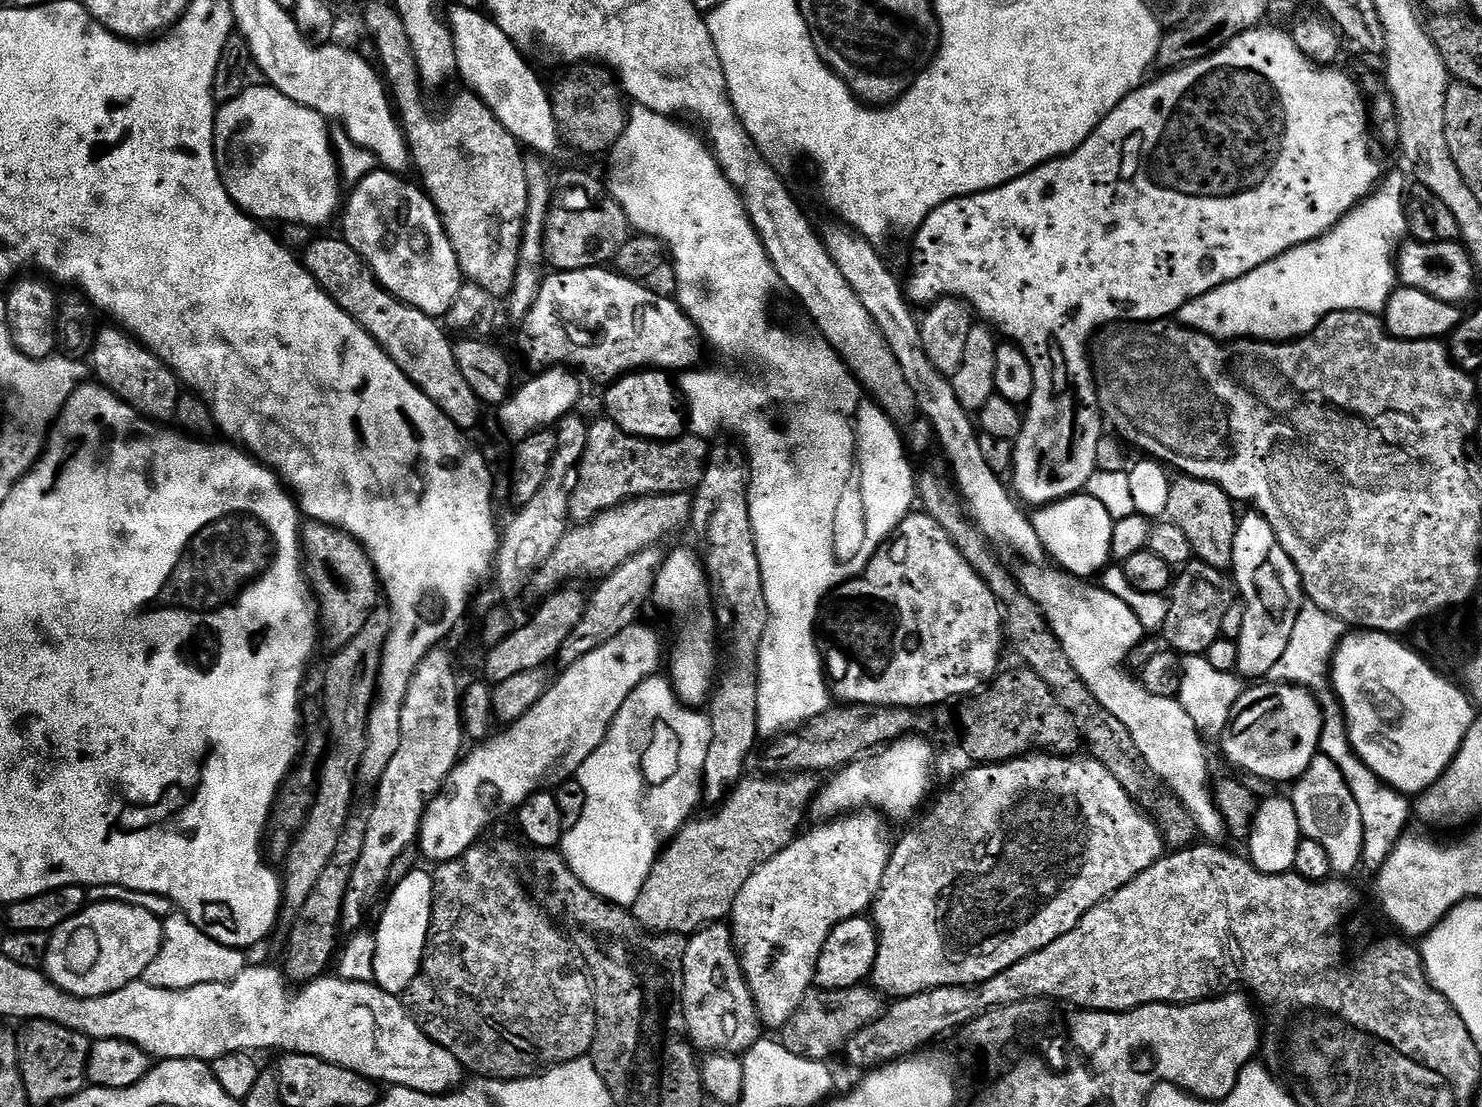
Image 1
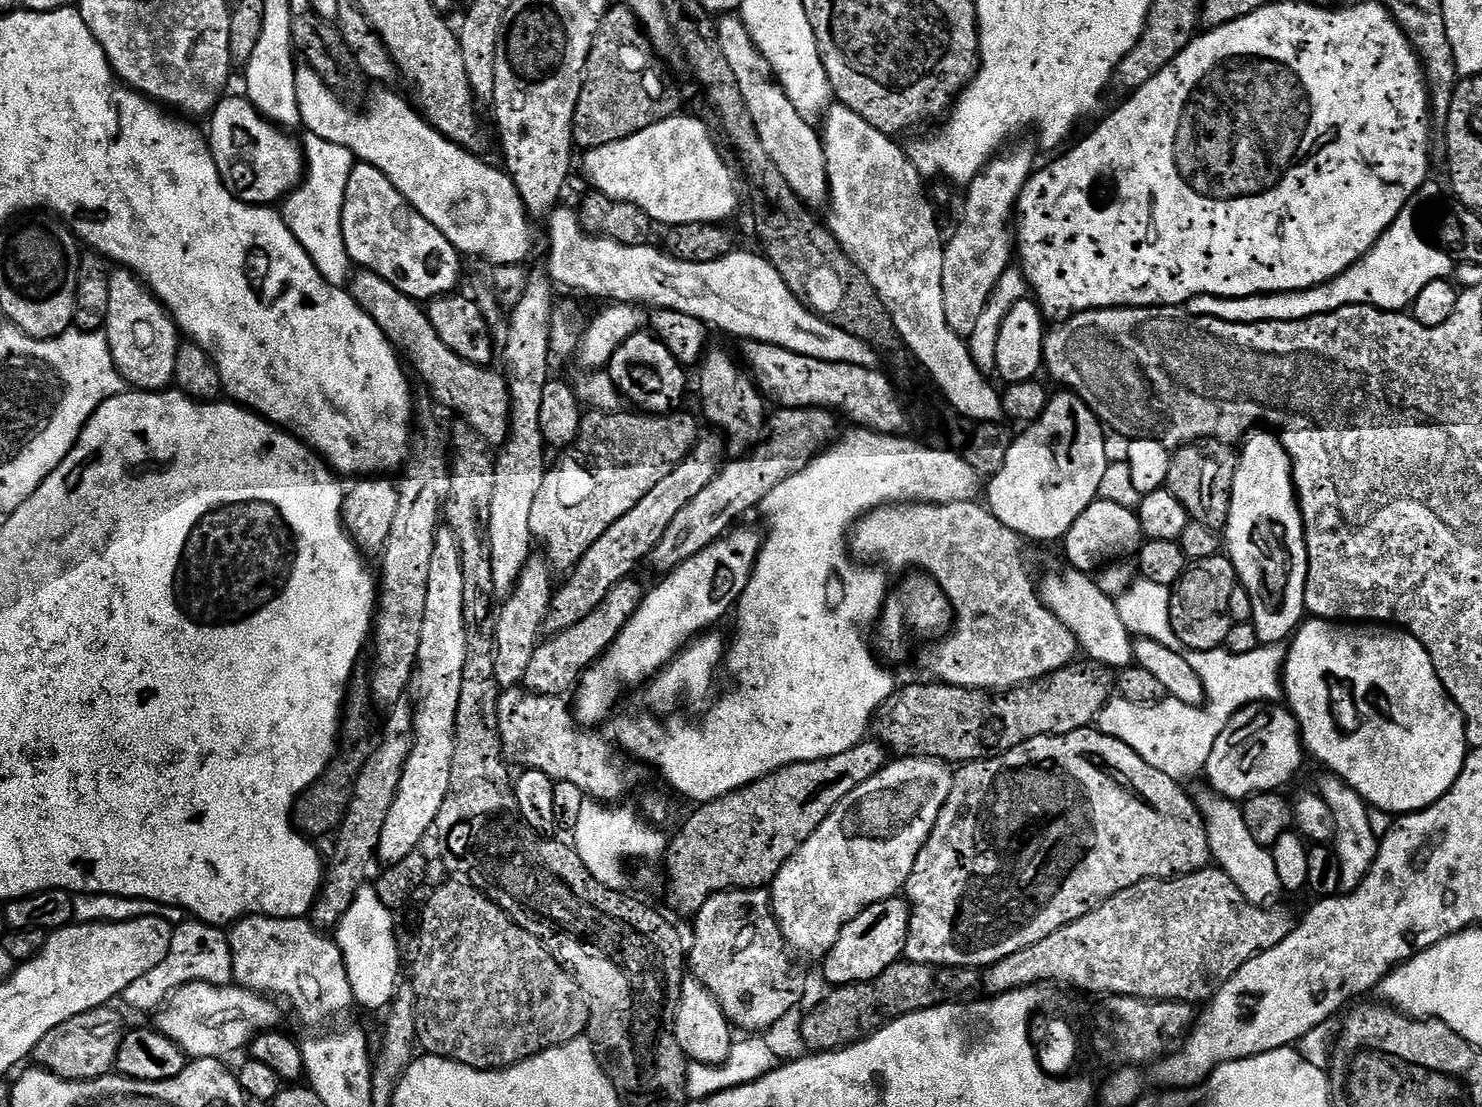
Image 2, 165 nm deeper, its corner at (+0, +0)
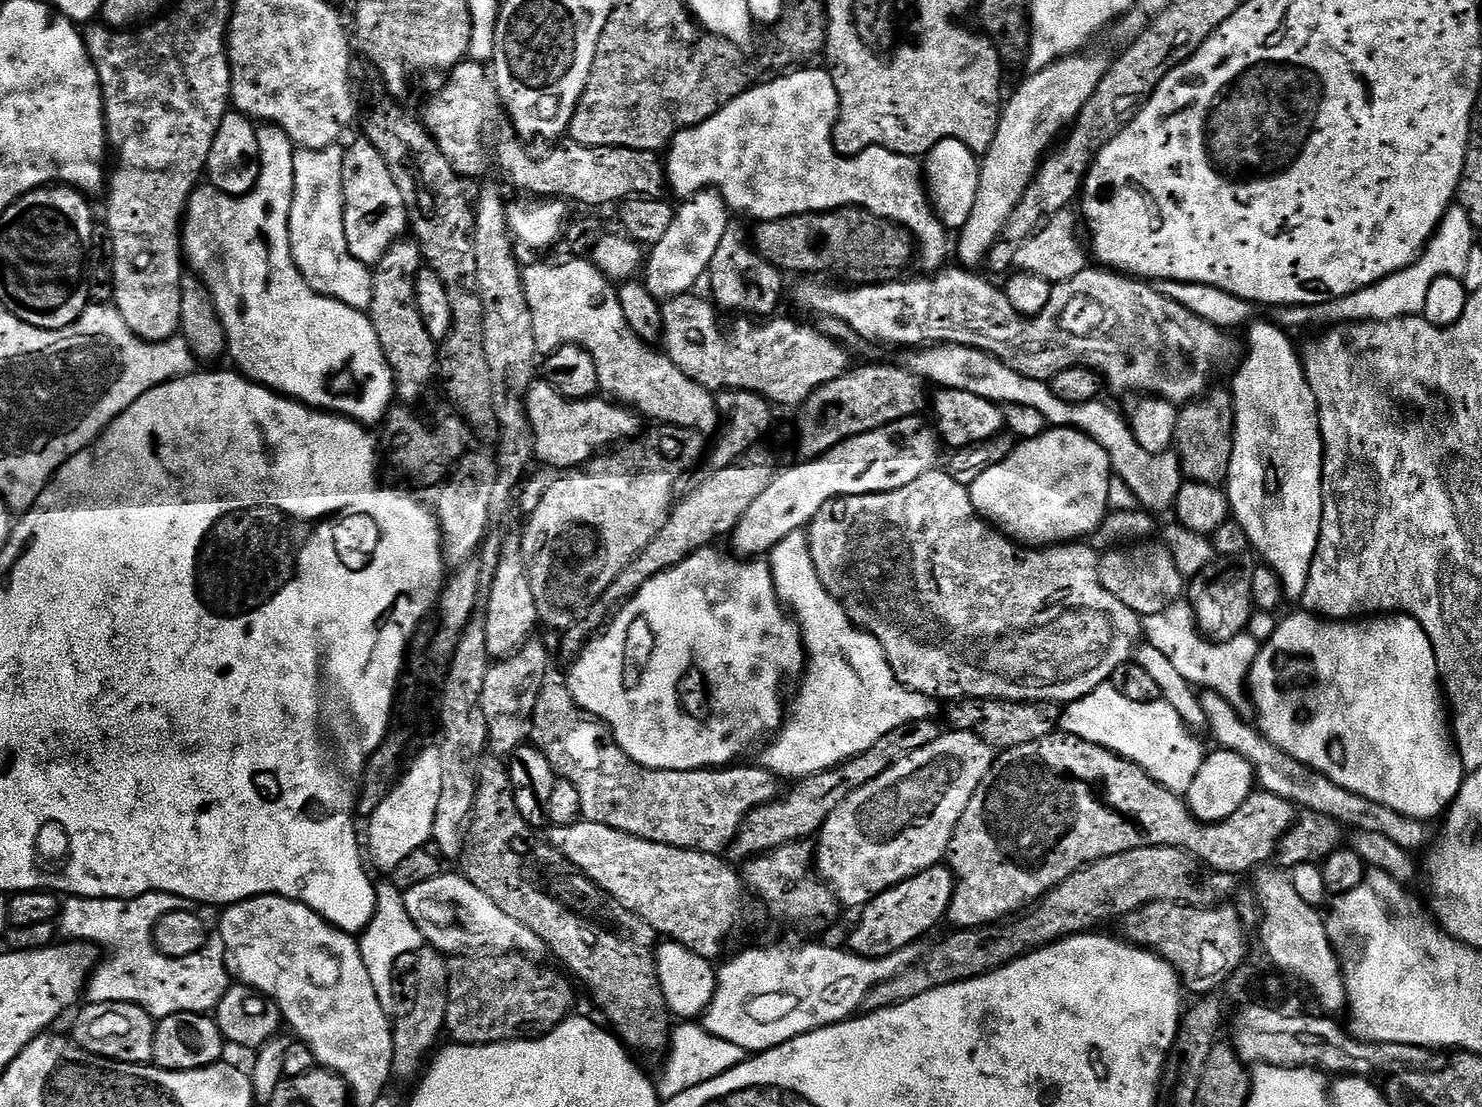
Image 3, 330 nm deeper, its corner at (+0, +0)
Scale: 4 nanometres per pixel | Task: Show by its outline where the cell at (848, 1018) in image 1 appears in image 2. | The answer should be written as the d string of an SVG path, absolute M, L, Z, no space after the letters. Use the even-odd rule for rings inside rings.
M891 964L878 978L864 984L845 984L832 993L800 1024L800 1036L809 1053L836 1052L873 1036L879 1028L906 1014L921 1012L936 1004L959 1001L978 984L978 976L970 968L935 968L932 964Z

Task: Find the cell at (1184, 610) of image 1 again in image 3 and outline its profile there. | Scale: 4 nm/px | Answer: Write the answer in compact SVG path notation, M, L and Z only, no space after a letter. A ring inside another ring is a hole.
M1220 558L1194 577L1186 588L1186 596L1196 616L1196 627L1209 641L1234 639L1247 629L1253 616L1254 605L1250 594L1250 575L1240 565L1228 558Z

